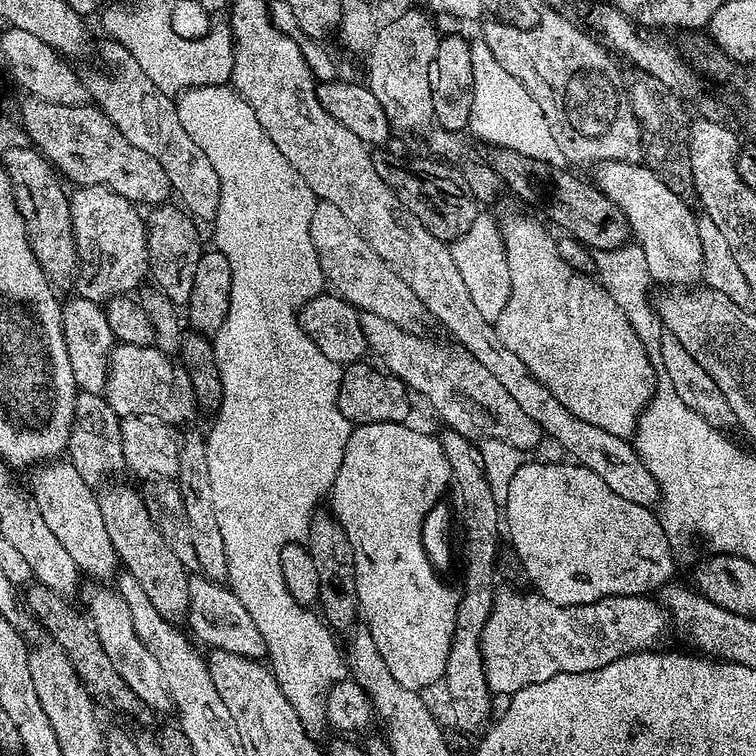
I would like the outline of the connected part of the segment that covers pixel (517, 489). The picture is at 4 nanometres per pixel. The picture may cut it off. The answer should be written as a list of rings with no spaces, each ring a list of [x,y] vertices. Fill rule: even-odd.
[[[567,462],[568,464],[524,464],[520,469],[513,471],[510,476],[510,497],[512,496],[512,540],[510,547],[518,554],[520,565],[524,568],[524,575],[530,581],[531,587],[545,596],[550,602],[565,608],[566,606],[582,606],[593,604],[607,596],[642,596],[655,593],[664,584],[673,579],[676,572],[674,549],[668,543],[668,533],[660,524],[659,515],[646,506],[638,506],[638,502],[630,502],[619,494],[614,494],[594,470],[586,470],[581,464]]]

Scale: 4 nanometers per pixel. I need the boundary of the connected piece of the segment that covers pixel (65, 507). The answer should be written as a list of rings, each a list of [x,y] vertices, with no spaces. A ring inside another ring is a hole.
[[[64,458],[37,467],[32,474],[30,491],[38,506],[38,514],[42,514],[54,538],[62,542],[62,550],[74,558],[77,569],[83,575],[84,572],[88,575],[85,577],[96,582],[111,581],[108,579],[117,575],[118,561],[110,542],[110,534],[106,534],[106,526],[102,524],[102,510],[97,493],[89,484],[82,482],[82,474],[78,474],[73,464]]]

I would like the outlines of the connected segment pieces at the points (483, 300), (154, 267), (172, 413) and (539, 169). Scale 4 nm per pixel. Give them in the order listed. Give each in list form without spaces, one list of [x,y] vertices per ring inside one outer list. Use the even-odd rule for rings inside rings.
[[[476,215],[470,230],[451,241],[450,247],[458,274],[462,274],[462,282],[466,282],[474,307],[481,312],[482,318],[496,321],[502,310],[506,310],[506,302],[510,298],[510,266],[506,262],[504,239],[497,217]]]
[[[165,202],[155,205],[152,213],[147,213],[148,226],[148,270],[155,287],[166,294],[173,304],[187,305],[190,290],[194,286],[194,270],[198,270],[198,262],[202,255],[200,248],[200,232],[197,221],[193,220],[183,207],[175,203]]]
[[[120,344],[118,356],[119,352],[120,360],[111,361],[106,385],[106,399],[119,416],[148,416],[173,426],[181,426],[198,416],[196,395],[190,378],[183,370],[178,371],[171,355],[155,346],[143,348],[129,344]]]
[[[492,146],[487,151],[486,163],[501,176],[503,187],[528,204],[541,204],[545,214],[563,233],[575,237],[593,251],[618,249],[629,241],[631,228],[626,216],[591,181],[578,178],[560,168],[562,166],[553,167],[547,160],[535,160],[509,148]]]

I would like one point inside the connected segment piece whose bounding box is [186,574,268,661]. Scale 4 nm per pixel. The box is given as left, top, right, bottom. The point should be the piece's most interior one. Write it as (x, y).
(217, 618)

